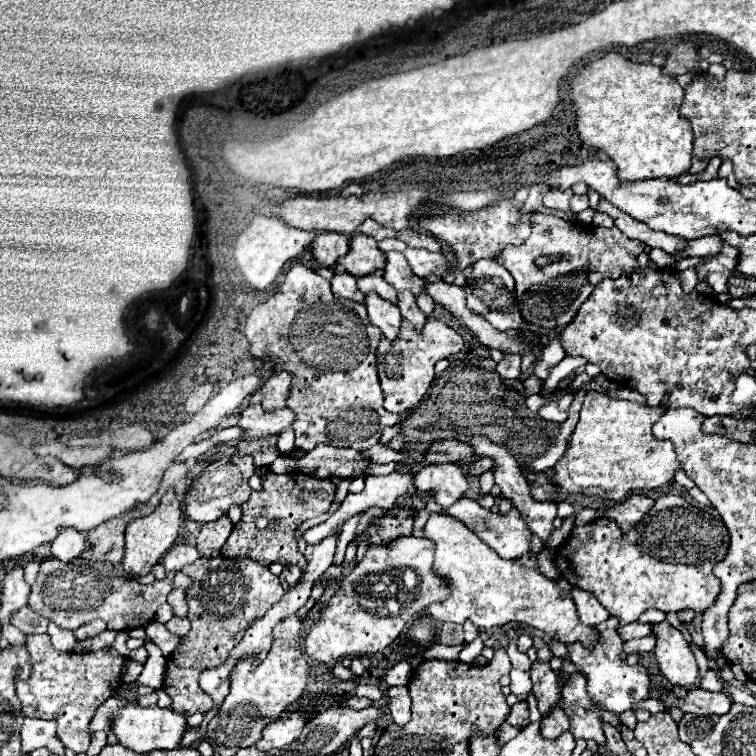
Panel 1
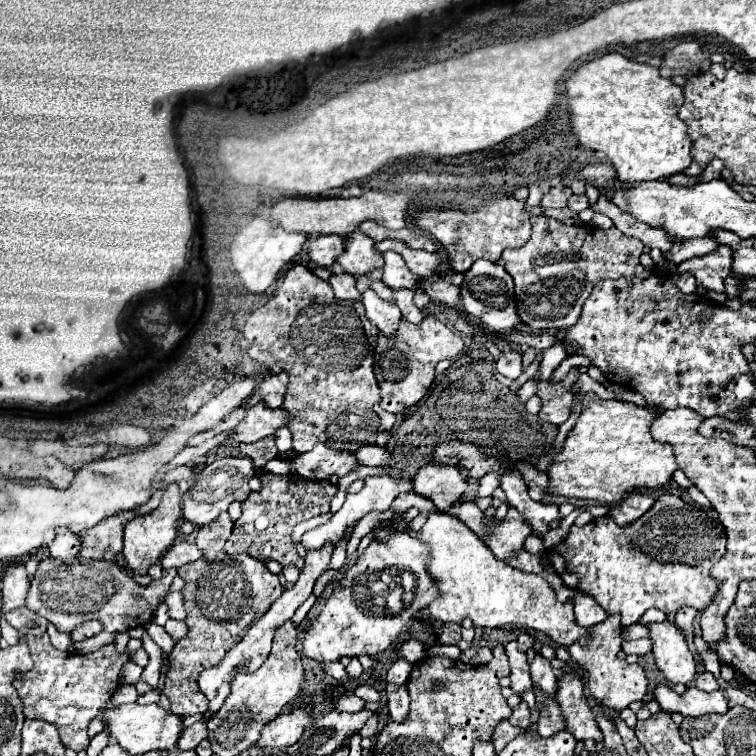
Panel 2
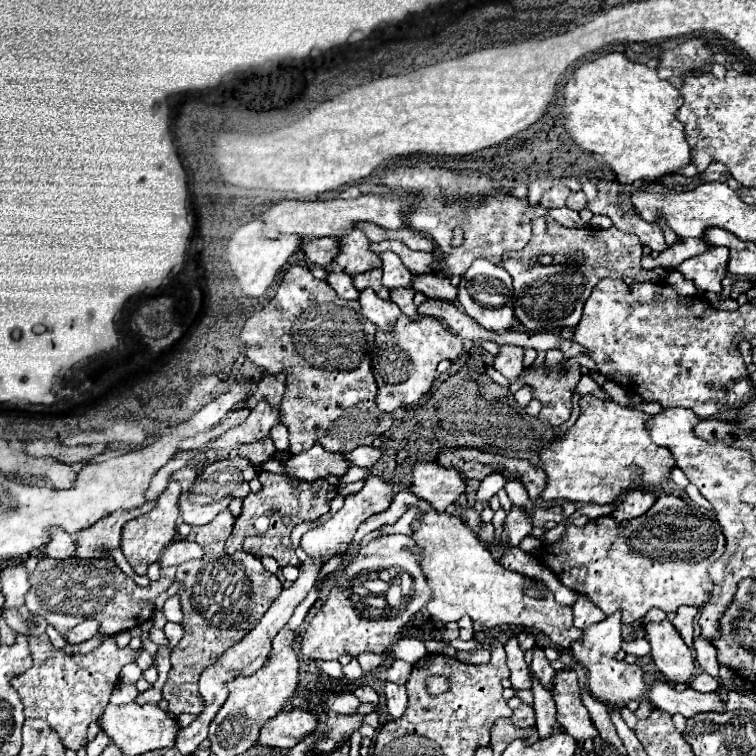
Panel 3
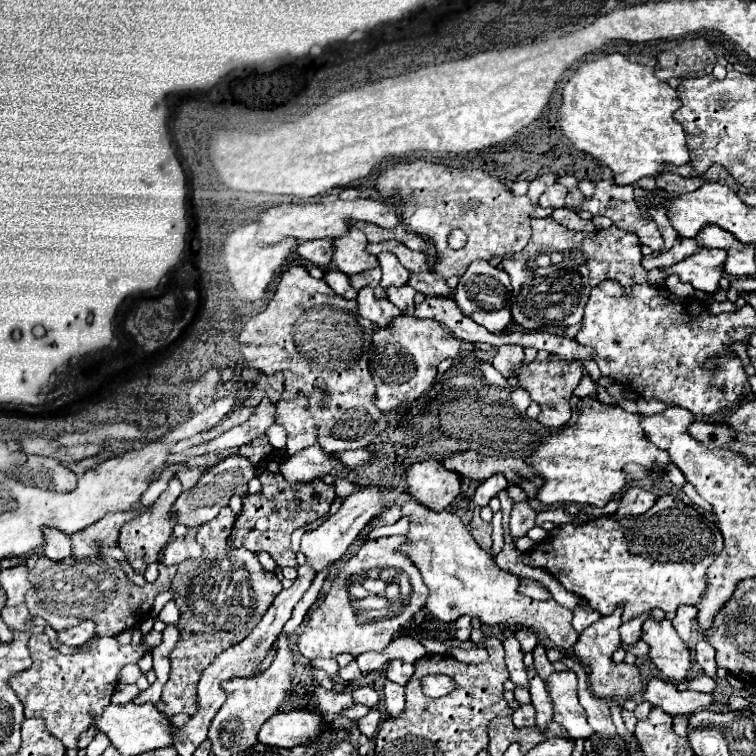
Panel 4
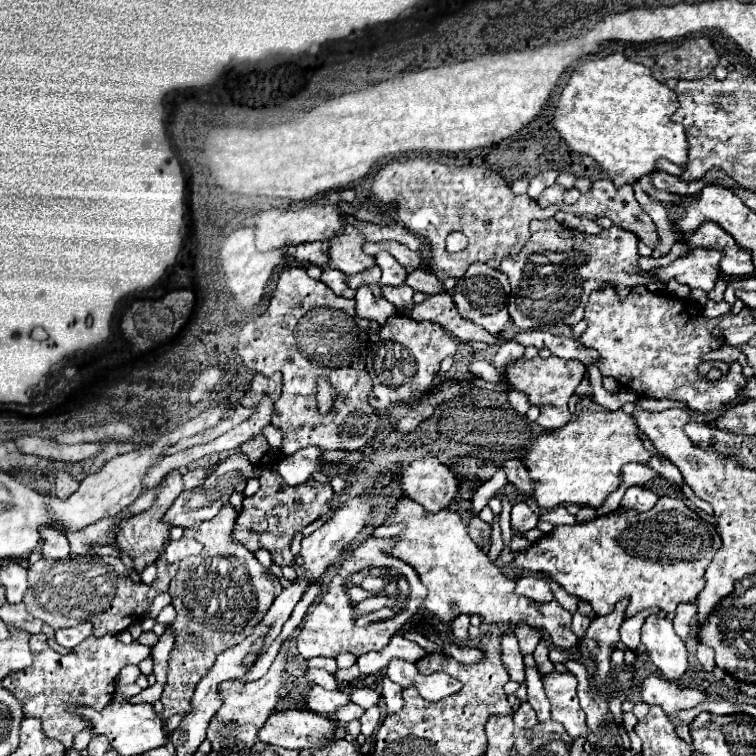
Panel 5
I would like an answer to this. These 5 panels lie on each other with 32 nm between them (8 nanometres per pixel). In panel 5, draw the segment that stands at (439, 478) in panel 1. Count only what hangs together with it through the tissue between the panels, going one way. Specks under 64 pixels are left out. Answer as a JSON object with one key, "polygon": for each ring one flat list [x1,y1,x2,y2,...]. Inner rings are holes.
{"polygon":[[424,458,402,468,402,490,408,498,422,504,428,512,440,512,458,494,458,476,438,462,436,458]]}

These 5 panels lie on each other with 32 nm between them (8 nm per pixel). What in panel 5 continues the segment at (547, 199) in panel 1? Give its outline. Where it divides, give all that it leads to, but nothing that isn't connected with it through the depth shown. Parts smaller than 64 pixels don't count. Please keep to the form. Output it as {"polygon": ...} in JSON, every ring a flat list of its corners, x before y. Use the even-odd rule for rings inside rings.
{"polygon":[[552,184,552,186,548,186,542,194,540,194,540,198,538,198,538,204,542,206,542,208,546,208,546,206,550,206,550,204,564,204,564,192,566,192,566,188,564,186,560,186,560,184]]}

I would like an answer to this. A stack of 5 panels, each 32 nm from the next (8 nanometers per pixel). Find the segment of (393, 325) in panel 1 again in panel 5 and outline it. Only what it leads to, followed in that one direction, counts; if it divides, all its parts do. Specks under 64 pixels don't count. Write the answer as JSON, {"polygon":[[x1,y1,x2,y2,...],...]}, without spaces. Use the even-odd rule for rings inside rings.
{"polygon":[[362,286,356,290,356,314,360,318,386,324,388,318,398,314,398,308,390,304,386,298,376,298,368,286]]}

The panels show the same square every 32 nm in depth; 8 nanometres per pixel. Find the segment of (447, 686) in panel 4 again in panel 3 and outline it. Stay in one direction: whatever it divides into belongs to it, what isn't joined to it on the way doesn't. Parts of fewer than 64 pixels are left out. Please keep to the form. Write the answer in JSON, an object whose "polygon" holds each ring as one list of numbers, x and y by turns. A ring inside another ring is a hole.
{"polygon":[[432,676,428,678,427,690,429,694,442,694,444,690,448,690,448,679,440,676]]}

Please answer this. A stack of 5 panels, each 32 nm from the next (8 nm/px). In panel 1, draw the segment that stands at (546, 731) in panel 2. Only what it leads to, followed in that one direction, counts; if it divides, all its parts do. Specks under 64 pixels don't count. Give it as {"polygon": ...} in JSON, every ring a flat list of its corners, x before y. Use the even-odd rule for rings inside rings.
{"polygon":[[556,706,552,710,552,716,548,716,548,720,542,720,540,724,540,732,544,738,548,740,558,740,562,732,568,732,570,730,570,718,568,714,562,710,562,706]]}

